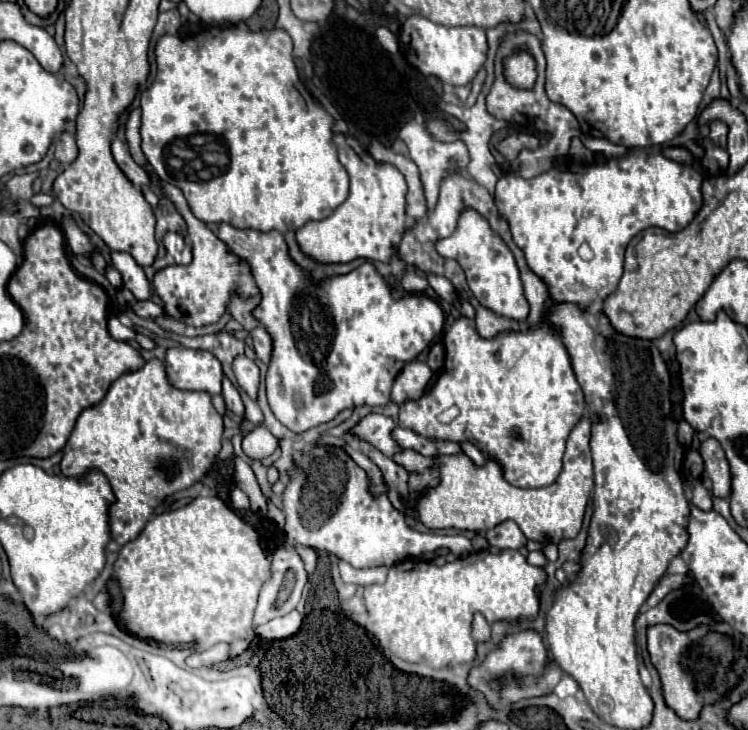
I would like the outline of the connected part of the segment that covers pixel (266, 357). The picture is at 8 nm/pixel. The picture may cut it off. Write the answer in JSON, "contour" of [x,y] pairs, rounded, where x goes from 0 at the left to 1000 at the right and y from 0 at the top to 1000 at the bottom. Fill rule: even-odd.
{"contour":[[[345,447],[337,452],[337,463],[340,463],[340,479],[342,479],[342,488],[358,499],[361,496],[361,485],[364,485],[364,463],[361,458],[356,458],[356,449],[353,447]]]}

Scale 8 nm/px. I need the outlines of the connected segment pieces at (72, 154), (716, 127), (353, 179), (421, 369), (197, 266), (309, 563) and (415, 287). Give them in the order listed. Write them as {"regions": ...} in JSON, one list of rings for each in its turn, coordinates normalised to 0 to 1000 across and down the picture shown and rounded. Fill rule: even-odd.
{"regions":[[[[83,181],[72,195],[72,216],[83,225],[94,225],[104,214],[102,192],[94,181]]],[[[957,164],[957,167],[949,170],[949,184],[947,184],[947,189],[949,189],[957,200],[971,203],[971,184],[973,184],[973,175],[971,175],[968,167]]],[[[449,184],[452,216],[468,241],[468,266],[444,296],[412,304],[396,315],[401,342],[428,362],[465,362],[476,353],[495,353],[519,362],[551,304],[543,299],[543,247],[529,227],[500,219],[492,205],[465,184]]],[[[553,493],[543,499],[537,505],[537,512],[529,515],[527,529],[524,529],[524,551],[545,551],[545,548],[559,548],[567,540],[574,521],[578,518],[578,507],[572,499],[563,493]]],[[[214,249],[214,252],[251,310],[257,359],[251,364],[222,364],[211,370],[203,384],[193,378],[190,364],[184,364],[184,359],[179,359],[179,353],[168,345],[150,345],[150,362],[163,375],[166,395],[171,395],[182,411],[203,411],[206,405],[211,405],[217,411],[219,427],[233,438],[241,438],[254,447],[286,444],[302,427],[310,403],[321,400],[326,405],[345,405],[345,392],[334,373],[334,362],[326,353],[318,353],[307,342],[307,337],[302,337],[270,301],[265,301],[257,293],[246,266],[235,255],[222,249]]],[[[396,747],[396,753],[406,770],[410,785],[416,788],[422,779],[425,759],[416,751],[402,747]]],[[[548,370],[548,373],[540,378],[540,384],[537,384],[537,395],[540,395],[543,400],[551,400],[551,403],[564,403],[564,400],[570,400],[572,386],[570,386],[570,381],[564,381],[564,378],[559,378],[553,370]]]]}

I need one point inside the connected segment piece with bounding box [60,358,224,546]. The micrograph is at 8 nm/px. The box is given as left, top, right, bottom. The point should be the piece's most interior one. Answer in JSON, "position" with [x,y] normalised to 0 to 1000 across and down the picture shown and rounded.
{"position":[202,603]}

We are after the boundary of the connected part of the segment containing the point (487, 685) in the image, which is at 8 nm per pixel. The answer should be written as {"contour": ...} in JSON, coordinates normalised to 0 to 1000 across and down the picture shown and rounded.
{"contour":[[[701,863],[701,866],[690,866],[682,868],[671,877],[671,882],[652,896],[650,907],[636,912],[628,926],[626,926],[626,937],[636,945],[642,945],[644,951],[650,951],[652,962],[660,970],[674,970],[676,964],[693,962],[698,956],[709,956],[709,953],[725,953],[738,948],[738,942],[746,937],[751,921],[743,910],[730,912],[730,888],[727,879],[722,874],[722,868],[711,866],[711,863]]]}

